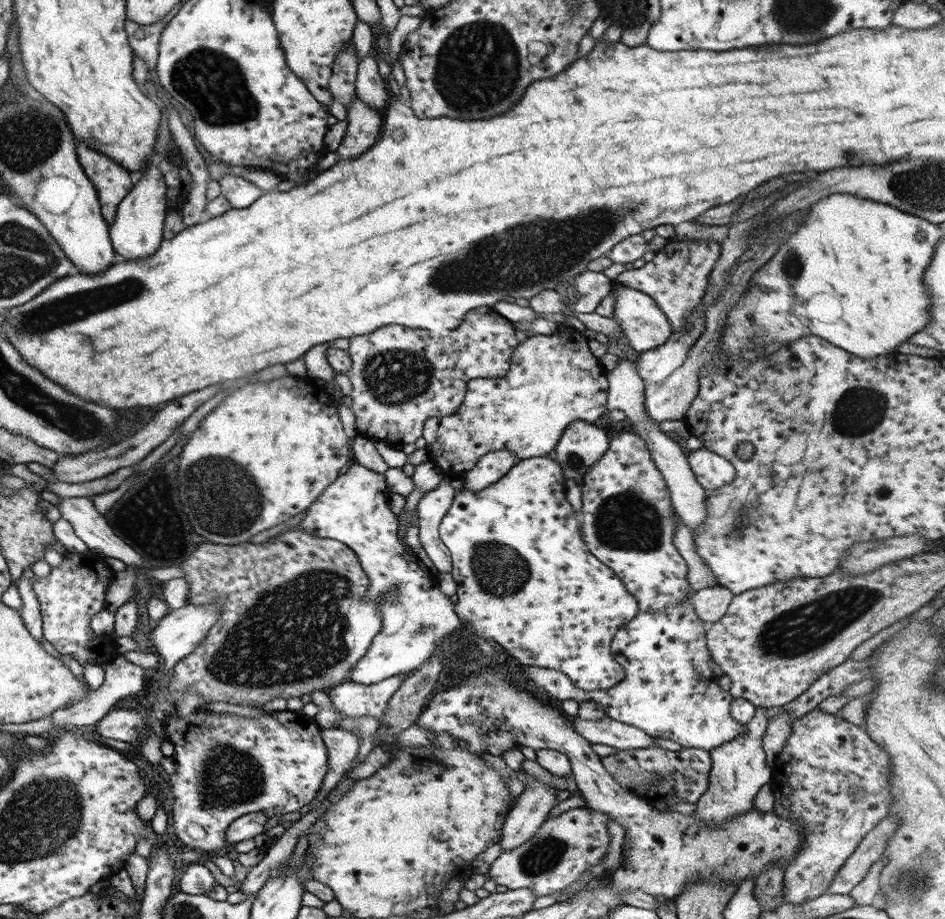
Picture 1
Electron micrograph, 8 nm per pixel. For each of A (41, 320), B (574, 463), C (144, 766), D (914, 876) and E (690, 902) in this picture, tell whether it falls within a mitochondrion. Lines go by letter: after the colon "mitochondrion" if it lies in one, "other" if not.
A: mitochondrion
B: mitochondrion
C: other
D: mitochondrion
E: other

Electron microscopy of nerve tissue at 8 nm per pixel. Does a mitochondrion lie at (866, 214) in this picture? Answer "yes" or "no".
no

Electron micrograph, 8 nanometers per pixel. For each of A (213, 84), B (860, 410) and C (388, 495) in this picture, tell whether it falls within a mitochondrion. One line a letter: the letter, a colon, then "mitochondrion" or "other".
A: mitochondrion
B: mitochondrion
C: other

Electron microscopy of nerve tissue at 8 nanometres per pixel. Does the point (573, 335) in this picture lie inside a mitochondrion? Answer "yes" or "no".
no

